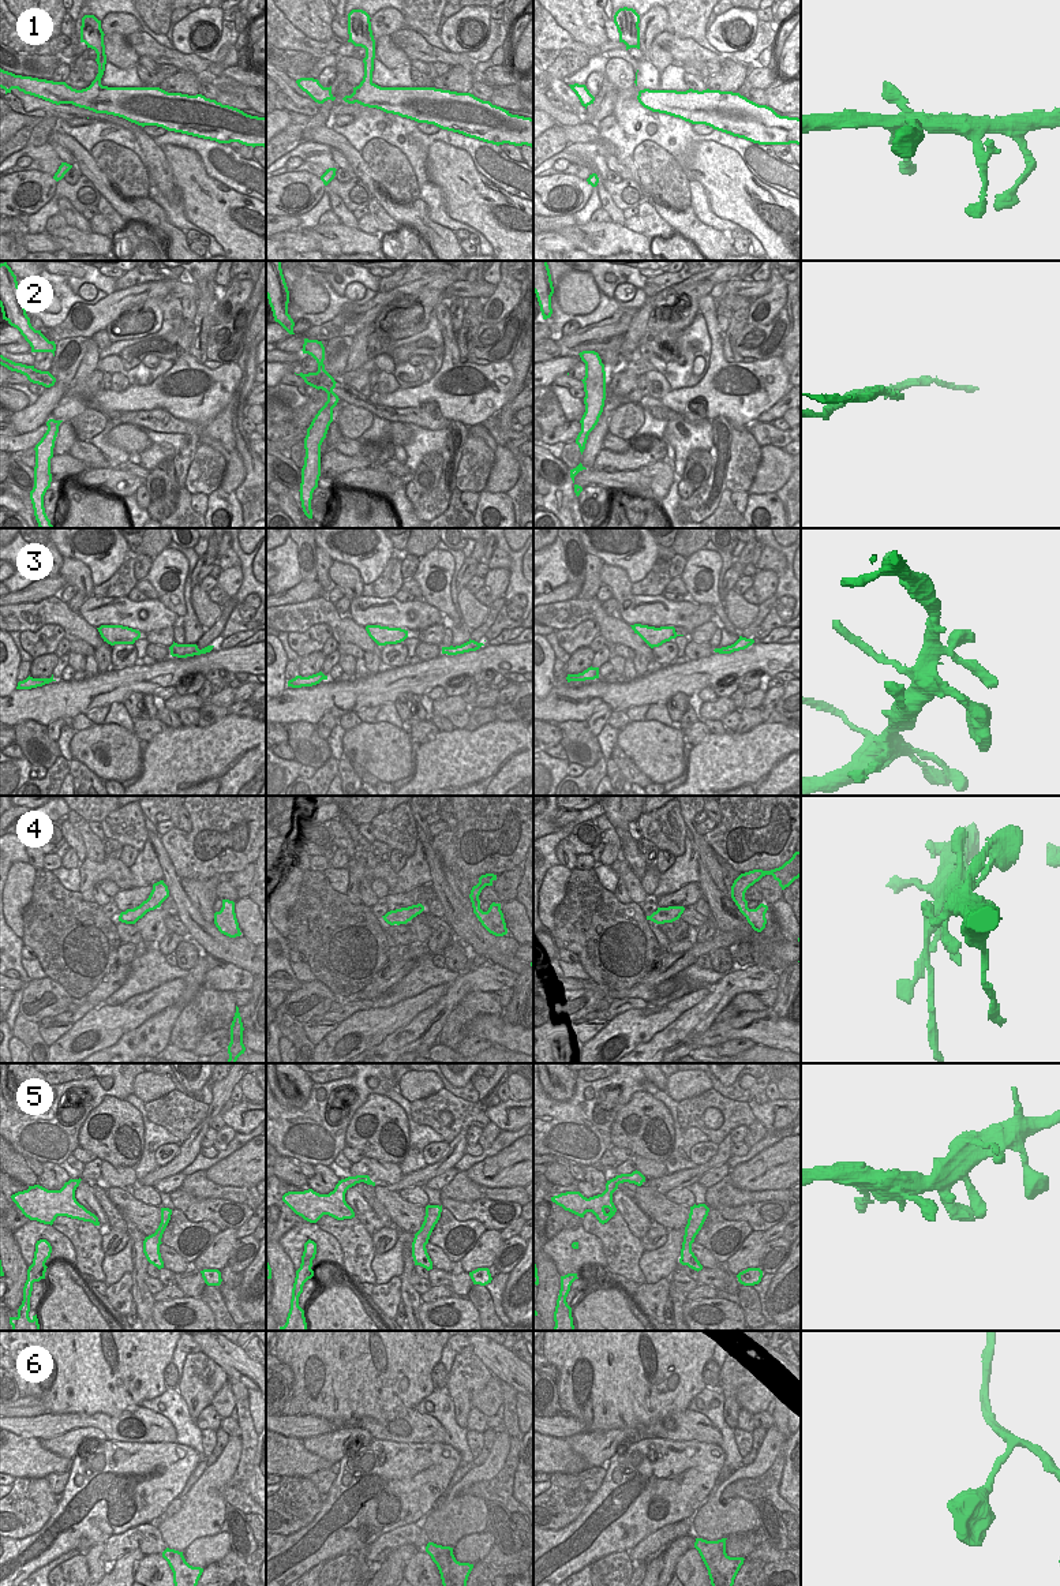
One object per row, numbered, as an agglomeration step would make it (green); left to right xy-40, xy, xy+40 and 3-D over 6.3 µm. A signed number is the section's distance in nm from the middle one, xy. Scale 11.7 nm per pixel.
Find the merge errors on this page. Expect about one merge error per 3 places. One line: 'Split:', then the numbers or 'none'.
Split: 2, 4, 6

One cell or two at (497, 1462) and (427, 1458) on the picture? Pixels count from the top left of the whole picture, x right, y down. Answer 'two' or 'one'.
two

